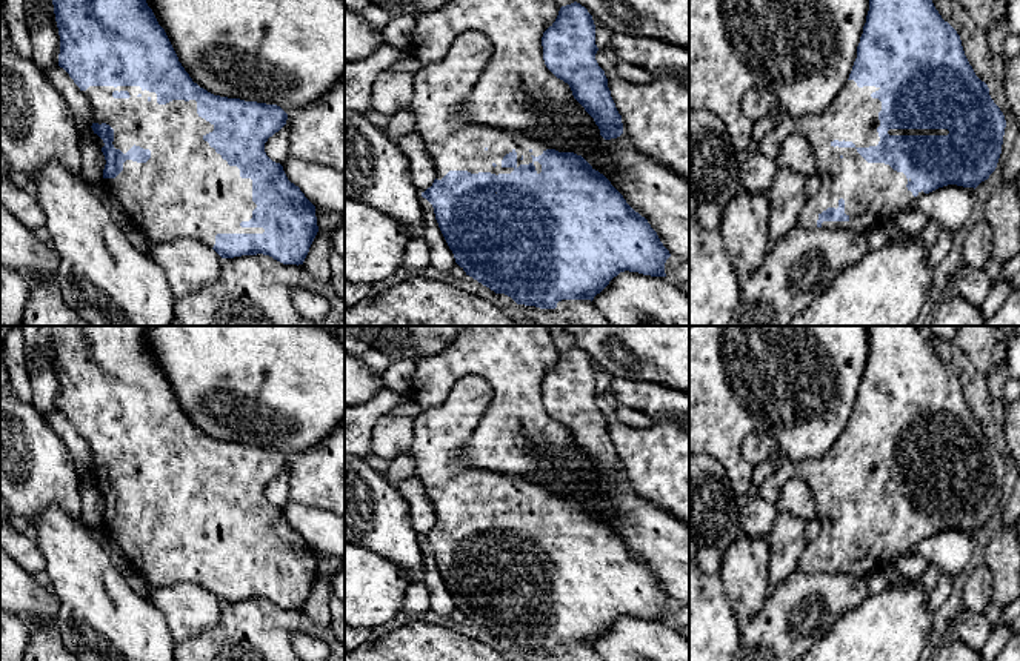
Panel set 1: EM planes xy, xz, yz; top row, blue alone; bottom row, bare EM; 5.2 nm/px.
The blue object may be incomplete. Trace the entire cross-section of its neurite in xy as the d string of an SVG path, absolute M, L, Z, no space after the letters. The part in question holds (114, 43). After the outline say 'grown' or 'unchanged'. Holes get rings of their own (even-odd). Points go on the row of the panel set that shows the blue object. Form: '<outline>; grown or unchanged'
M52 0L52 5L60 35L58 66L69 74L89 100L94 114L91 128L106 160L103 186L118 200L128 220L154 243L191 238L212 247L222 258L263 254L283 264L303 264L318 232L315 206L298 186L288 180L283 166L272 161L265 152L265 143L286 125L288 114L277 105L214 95L194 83L178 61L165 29L158 25L146 0Z; grown

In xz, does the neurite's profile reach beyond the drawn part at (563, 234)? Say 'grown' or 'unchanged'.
grown

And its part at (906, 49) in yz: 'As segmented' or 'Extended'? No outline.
Extended

